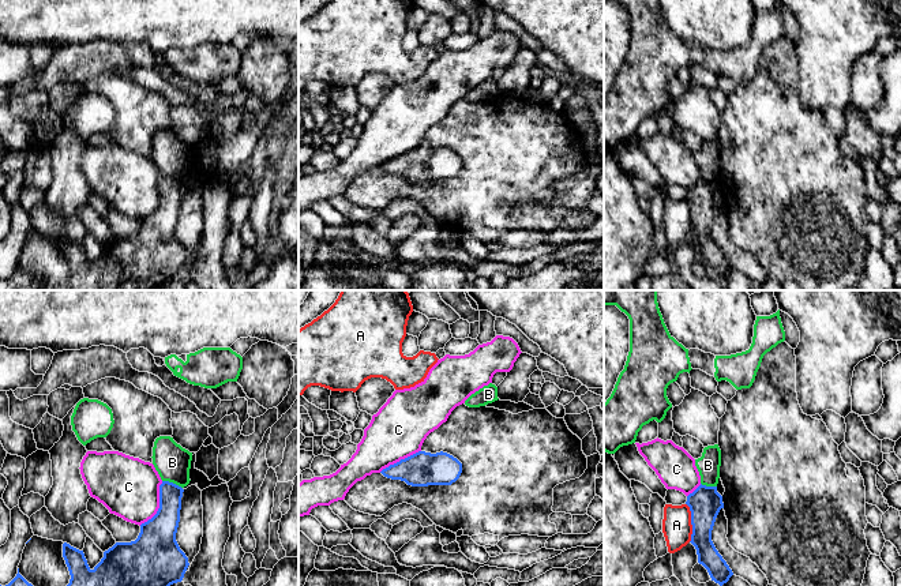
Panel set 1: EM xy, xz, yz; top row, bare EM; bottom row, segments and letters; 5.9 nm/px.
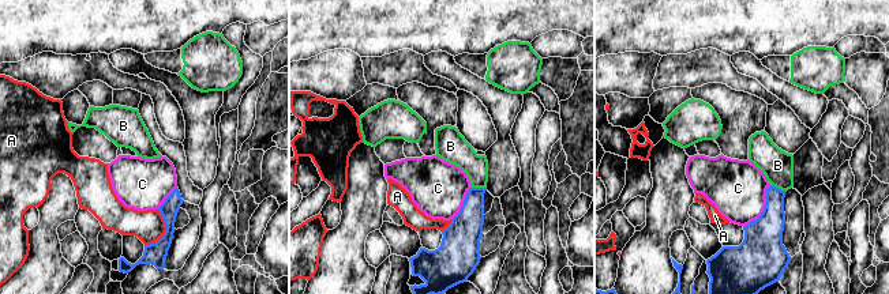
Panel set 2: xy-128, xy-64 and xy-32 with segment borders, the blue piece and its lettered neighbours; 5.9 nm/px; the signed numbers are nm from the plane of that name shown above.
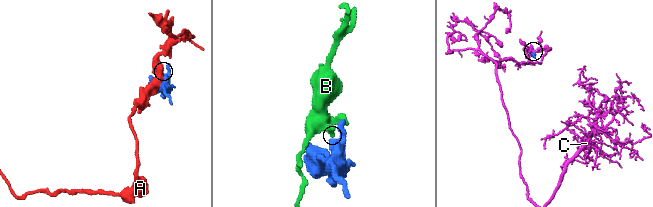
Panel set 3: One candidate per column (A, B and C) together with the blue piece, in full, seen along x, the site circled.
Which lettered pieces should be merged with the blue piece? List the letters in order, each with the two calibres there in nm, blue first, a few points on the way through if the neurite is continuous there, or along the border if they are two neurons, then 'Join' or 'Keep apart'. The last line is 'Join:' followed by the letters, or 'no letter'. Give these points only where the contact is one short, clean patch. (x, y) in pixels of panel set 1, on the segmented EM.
A: Thickness 190 nm (blue) against 180 nm. Boundary: yz (686, 503), (690, 511), (690, 541). Keep apart
B: Thickness 160 nm (blue) against 200 nm. Boundary: xy (162, 480), (172, 481), (181, 488). Keep apart
C: Thickness 260 nm (blue) against 360 nm. Keep apart
Join: no letter

